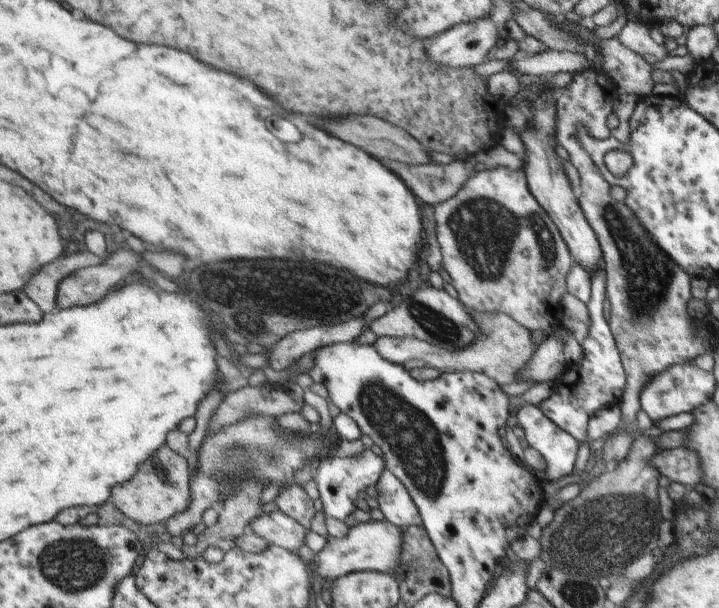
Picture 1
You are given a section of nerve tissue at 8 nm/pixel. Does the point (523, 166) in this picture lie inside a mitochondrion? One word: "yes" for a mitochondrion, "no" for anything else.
no

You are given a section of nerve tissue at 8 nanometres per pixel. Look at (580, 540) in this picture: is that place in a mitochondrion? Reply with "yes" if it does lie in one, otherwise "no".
yes

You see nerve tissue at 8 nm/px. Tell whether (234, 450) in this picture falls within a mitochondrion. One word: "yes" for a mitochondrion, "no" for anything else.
yes

